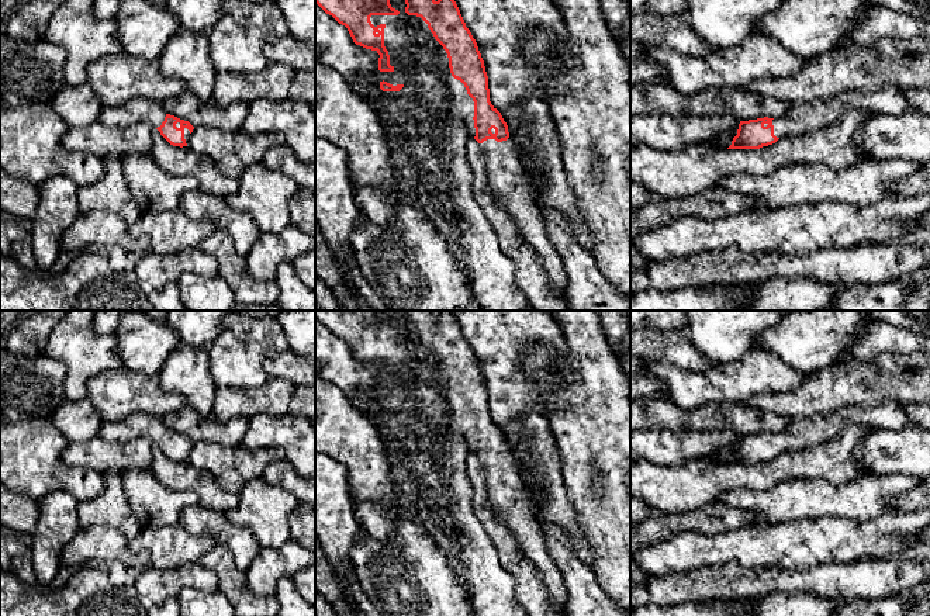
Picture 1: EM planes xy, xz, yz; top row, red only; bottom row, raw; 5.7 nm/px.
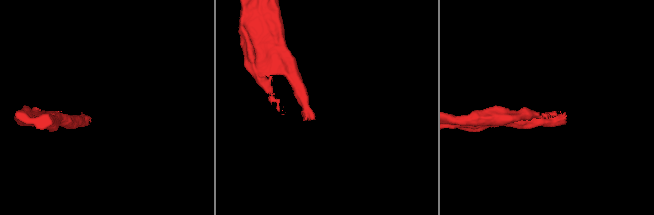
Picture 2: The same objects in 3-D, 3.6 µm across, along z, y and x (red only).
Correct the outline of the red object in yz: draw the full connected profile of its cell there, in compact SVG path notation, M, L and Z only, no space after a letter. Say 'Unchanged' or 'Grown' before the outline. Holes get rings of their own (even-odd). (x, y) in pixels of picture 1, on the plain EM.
Grown. M841 412L832 415L801 416L779 433L740 436L737 450L727 464L760 464L788 450L810 449L837 437L847 423Z

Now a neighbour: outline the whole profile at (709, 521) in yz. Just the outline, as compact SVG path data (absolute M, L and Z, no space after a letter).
M720 502L681 515L657 512L639 523L630 525L630 556L668 540L680 532L715 534L750 525L756 525L753 512L725 506Z

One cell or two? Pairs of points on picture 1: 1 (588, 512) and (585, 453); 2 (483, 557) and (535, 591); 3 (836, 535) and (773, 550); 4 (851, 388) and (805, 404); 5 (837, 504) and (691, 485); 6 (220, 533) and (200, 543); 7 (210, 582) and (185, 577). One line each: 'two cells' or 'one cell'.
1: one cell
2: two cells
3: one cell
4: one cell
5: two cells
6: two cells
7: one cell

